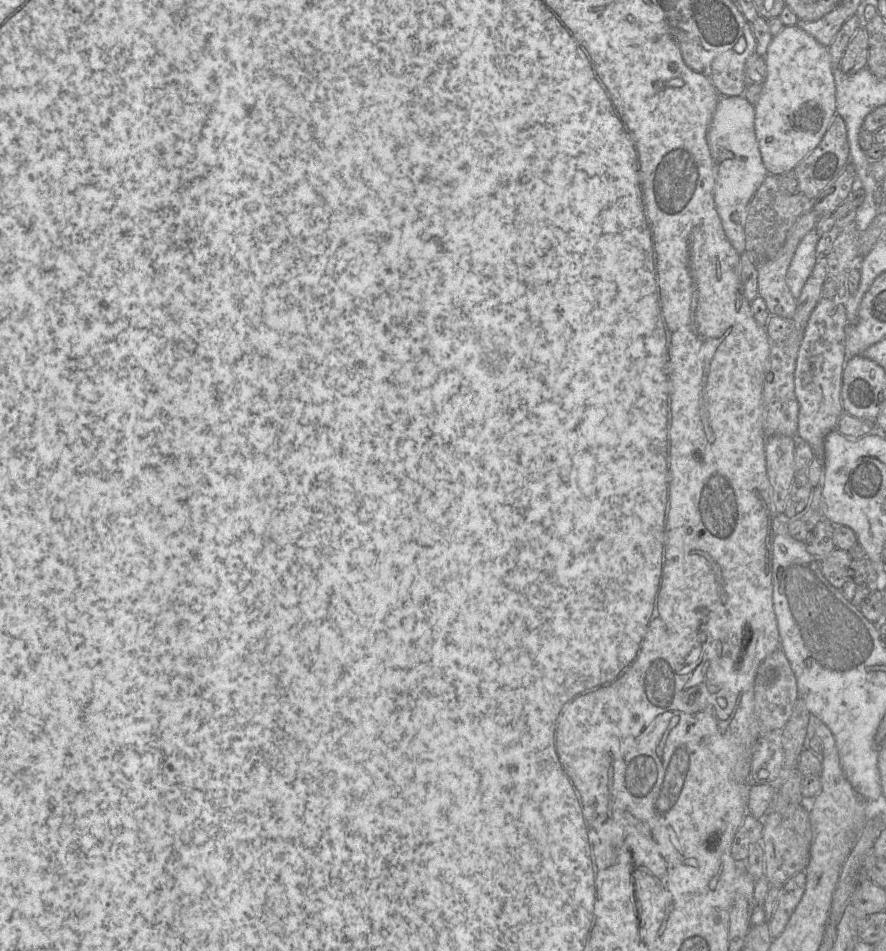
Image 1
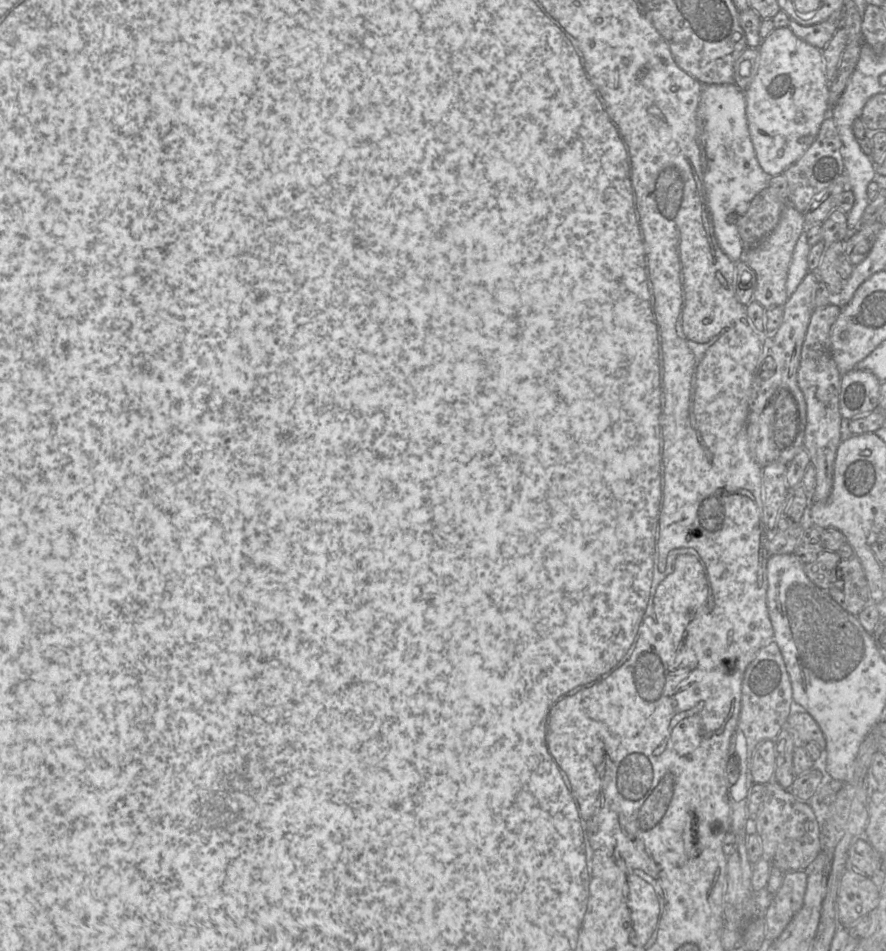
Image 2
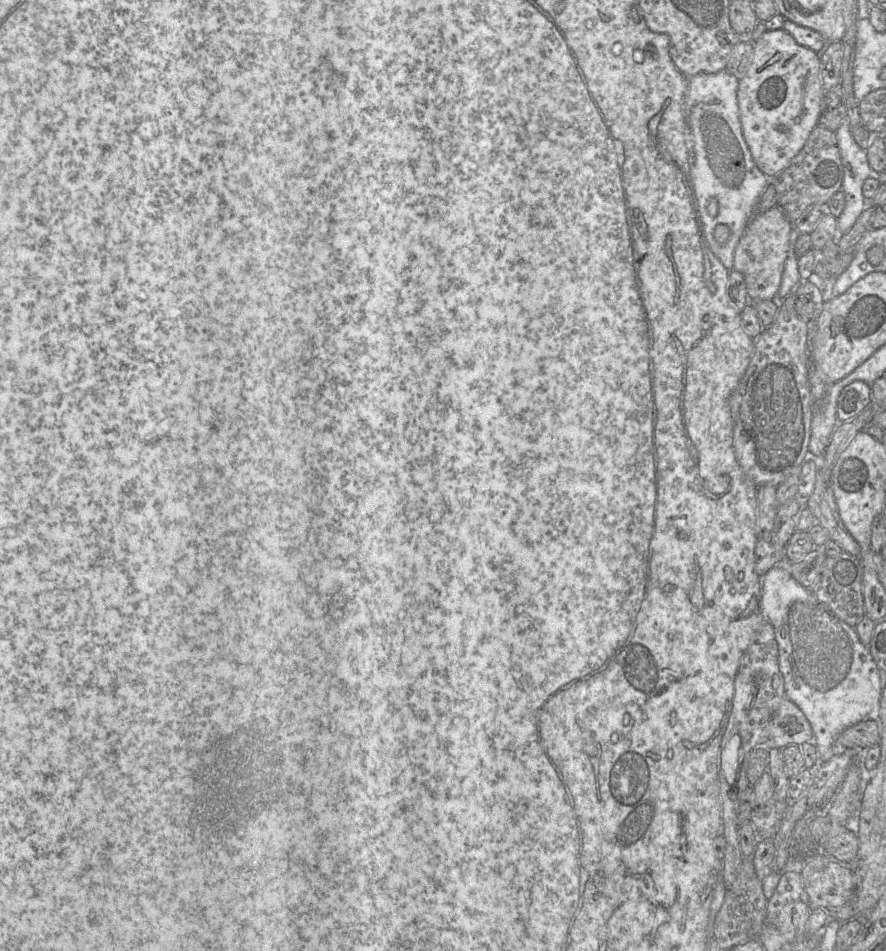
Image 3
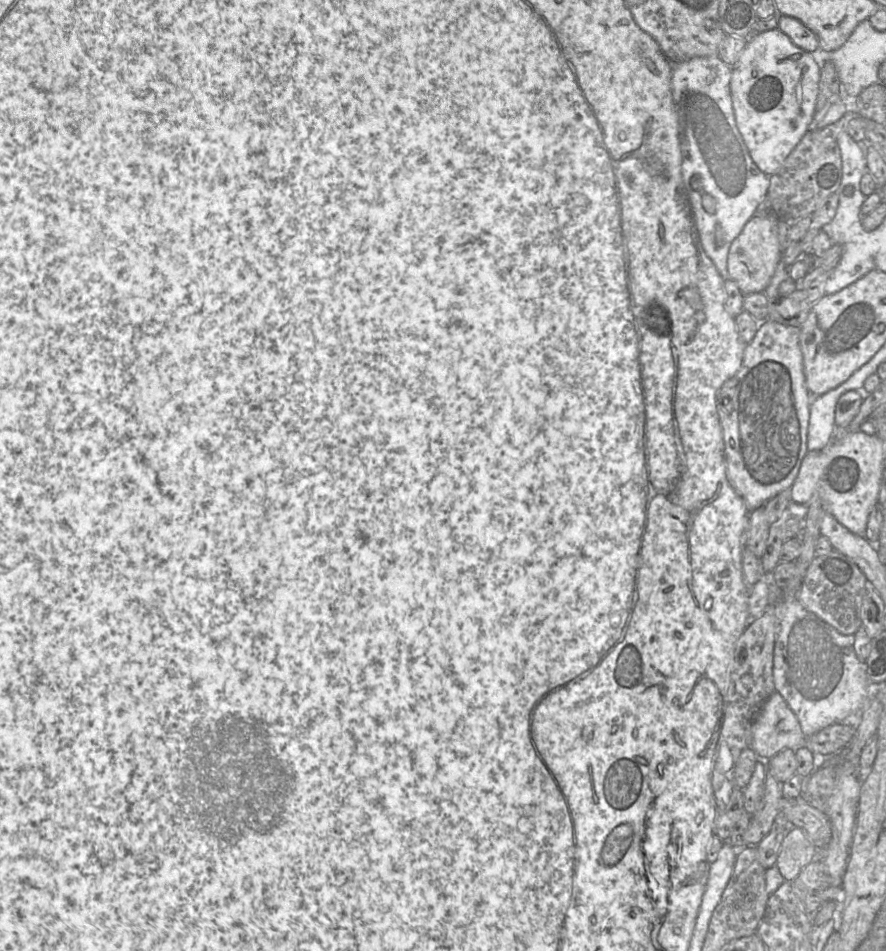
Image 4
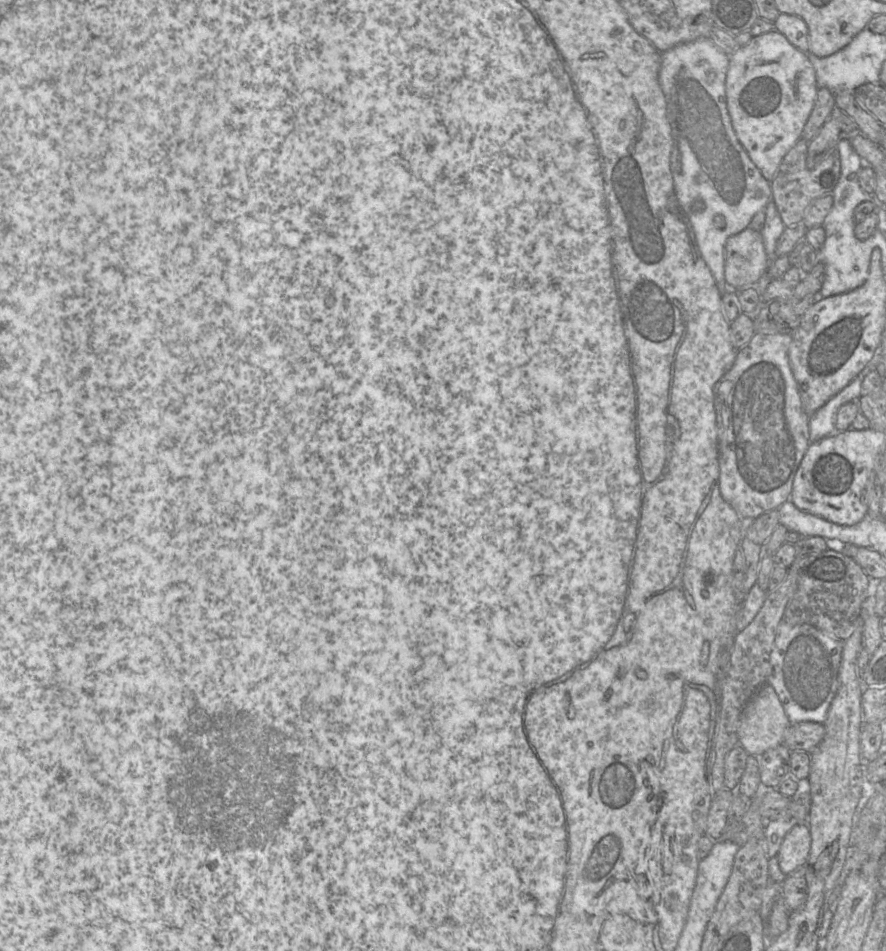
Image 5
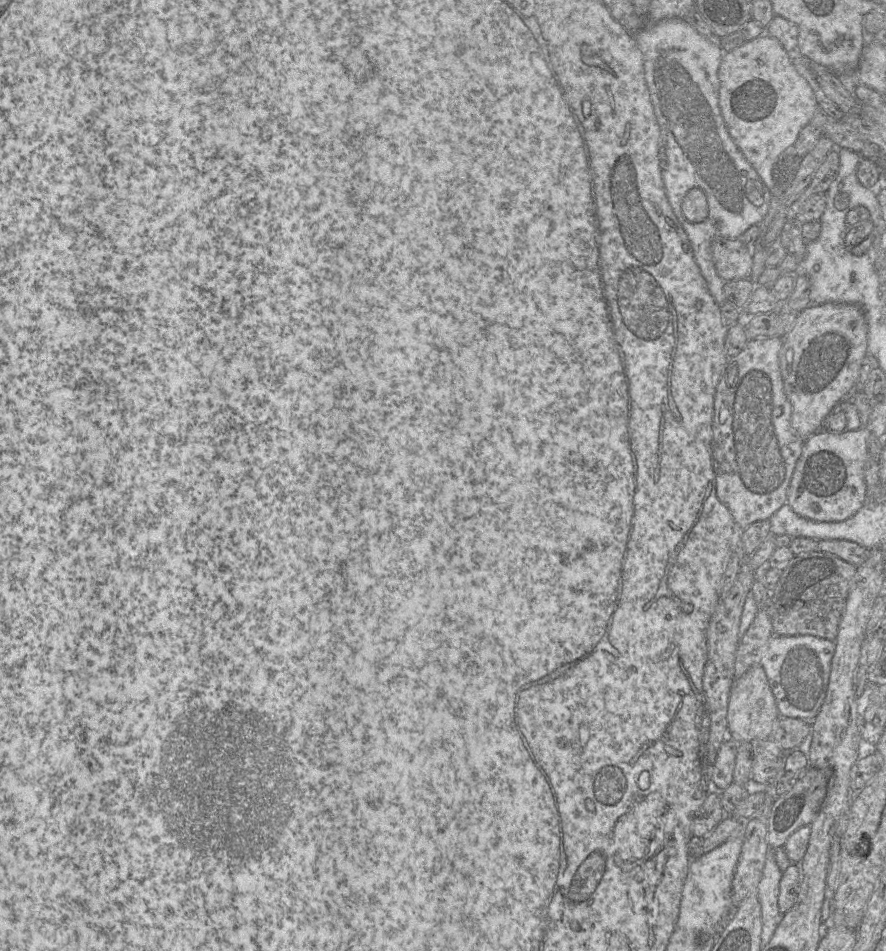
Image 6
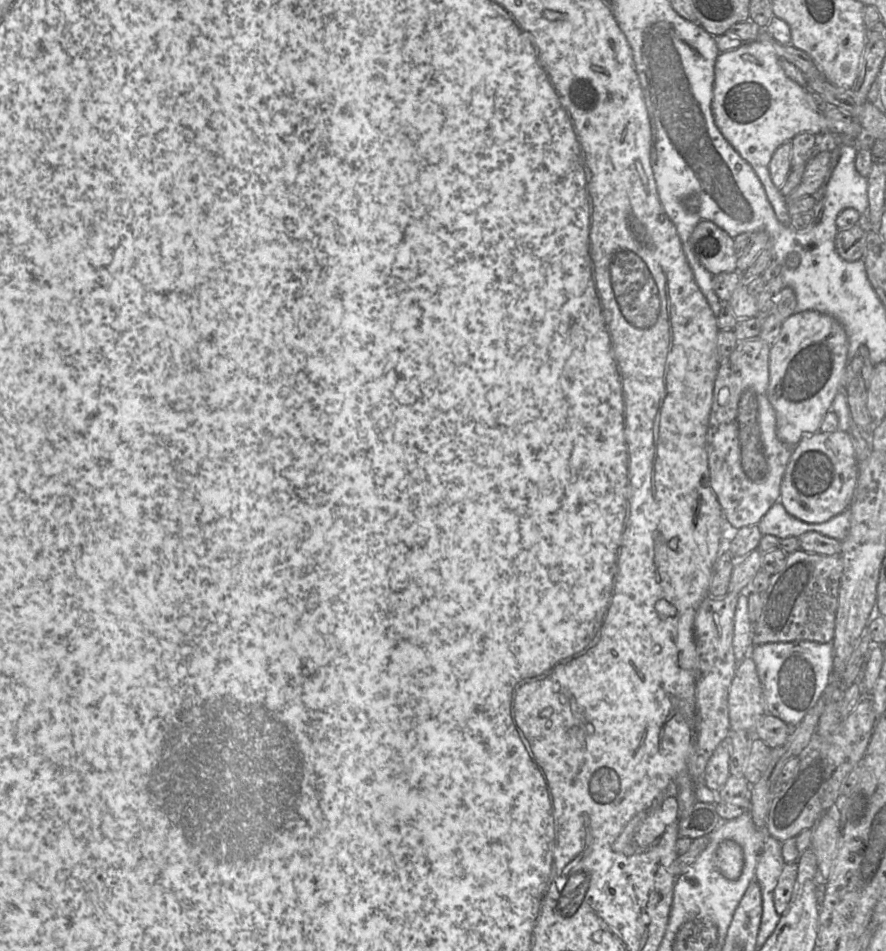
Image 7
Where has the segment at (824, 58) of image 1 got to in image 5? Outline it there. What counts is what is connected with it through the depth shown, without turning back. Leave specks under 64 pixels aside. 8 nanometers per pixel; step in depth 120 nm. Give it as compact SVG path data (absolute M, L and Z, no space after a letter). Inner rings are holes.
M771 30L738 47L729 56L726 75L727 109L735 134L749 158L771 183L784 156L802 138L802 131L816 102L818 86L815 70L806 53L793 46L777 30Z

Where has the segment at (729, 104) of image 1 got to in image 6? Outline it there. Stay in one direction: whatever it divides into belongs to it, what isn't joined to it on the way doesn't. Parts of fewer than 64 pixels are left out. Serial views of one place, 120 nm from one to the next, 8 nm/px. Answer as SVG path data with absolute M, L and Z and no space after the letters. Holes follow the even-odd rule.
M669 18L647 23L637 34L632 34L643 55L645 81L656 119L661 129L661 170L666 196L673 213L680 221L689 239L695 262L704 277L709 292L718 305L726 302L723 291L725 281L717 274L712 256L712 242L715 237L737 239L751 226L759 225L768 214L771 192L763 183L763 203L753 205L746 198L746 184L749 180L762 180L747 161L730 136L719 105L718 70L724 50L718 42L700 35L689 23L681 18ZM692 188L704 191L708 202L706 220L693 223L682 213L682 201Z

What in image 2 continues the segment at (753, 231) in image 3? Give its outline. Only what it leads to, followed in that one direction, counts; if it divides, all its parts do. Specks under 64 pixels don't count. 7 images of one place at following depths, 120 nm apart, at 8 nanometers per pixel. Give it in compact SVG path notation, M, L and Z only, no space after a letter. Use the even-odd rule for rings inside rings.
M785 203L780 220L773 231L761 242L746 249L740 259L755 272L756 289L753 300L758 302L766 310L783 307L789 298L786 292L788 269L797 240L805 229L803 213L797 211L789 203Z

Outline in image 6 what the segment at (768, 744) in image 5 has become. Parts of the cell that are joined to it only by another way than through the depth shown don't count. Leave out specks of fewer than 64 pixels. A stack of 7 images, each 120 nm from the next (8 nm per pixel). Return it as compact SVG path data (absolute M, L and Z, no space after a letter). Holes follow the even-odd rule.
M760 664L752 666L740 678L734 679L727 711L728 735L731 739L737 743L769 739L779 717L775 698Z

